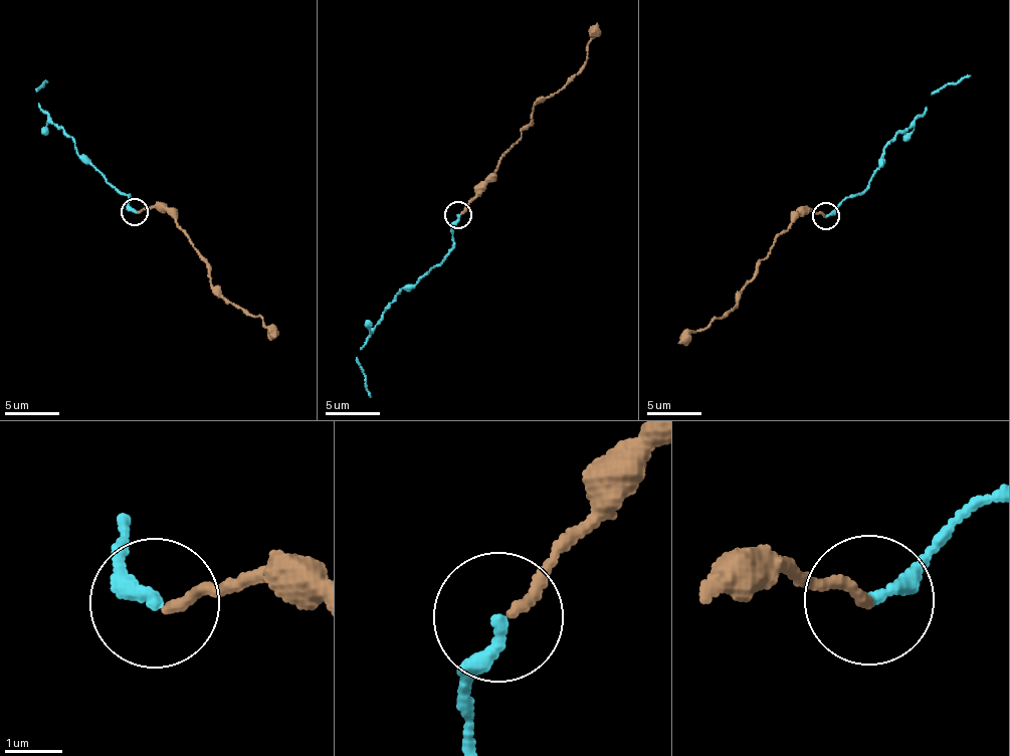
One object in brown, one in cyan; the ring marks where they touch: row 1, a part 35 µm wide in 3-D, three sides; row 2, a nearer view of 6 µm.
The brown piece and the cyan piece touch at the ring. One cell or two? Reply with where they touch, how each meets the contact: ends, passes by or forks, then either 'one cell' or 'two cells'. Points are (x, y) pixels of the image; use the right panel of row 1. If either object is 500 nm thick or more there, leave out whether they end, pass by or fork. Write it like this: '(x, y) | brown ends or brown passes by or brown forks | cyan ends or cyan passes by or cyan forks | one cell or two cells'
(826, 216) | brown ends | cyan ends | one cell

